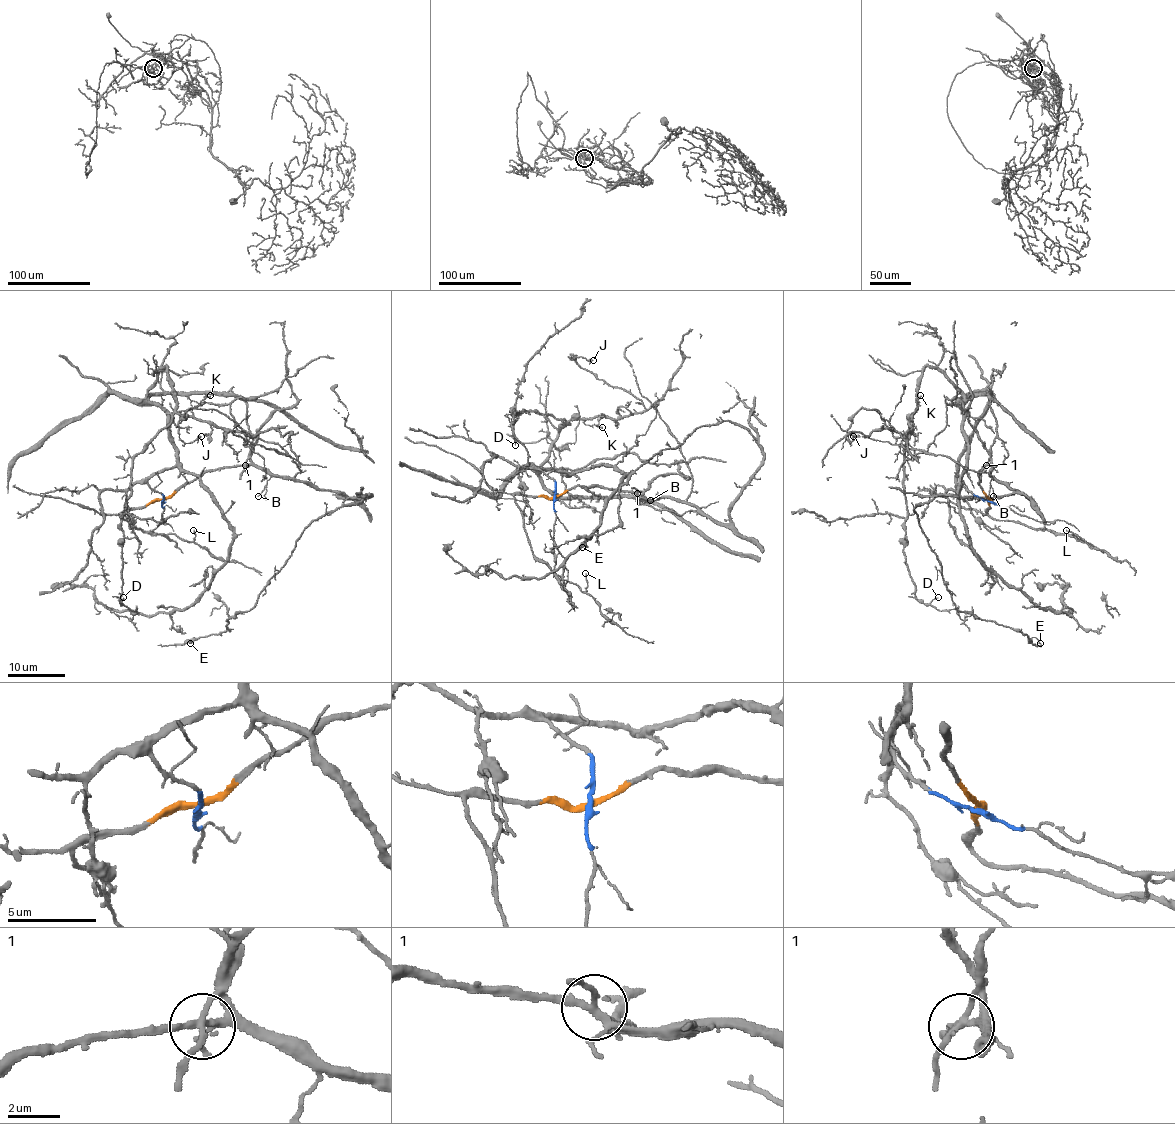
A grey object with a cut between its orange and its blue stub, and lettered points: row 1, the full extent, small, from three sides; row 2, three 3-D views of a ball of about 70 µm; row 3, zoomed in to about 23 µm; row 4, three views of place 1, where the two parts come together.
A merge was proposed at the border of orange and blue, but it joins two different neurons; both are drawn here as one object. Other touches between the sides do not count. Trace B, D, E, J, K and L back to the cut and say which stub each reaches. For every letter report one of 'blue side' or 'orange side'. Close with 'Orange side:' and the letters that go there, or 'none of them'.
B: orange side
D: blue side
E: orange side
J: blue side
K: blue side
L: orange side
Orange side: B, E, L

